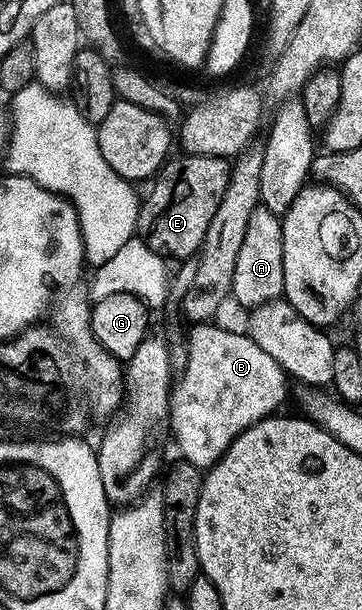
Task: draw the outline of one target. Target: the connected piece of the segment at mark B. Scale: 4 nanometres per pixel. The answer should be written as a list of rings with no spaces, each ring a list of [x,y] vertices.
[[[198,324],[186,346],[182,375],[170,387],[168,426],[174,429],[183,459],[199,468],[209,468],[252,424],[271,417],[286,398],[286,371],[256,344],[249,333],[237,334],[218,324]]]

